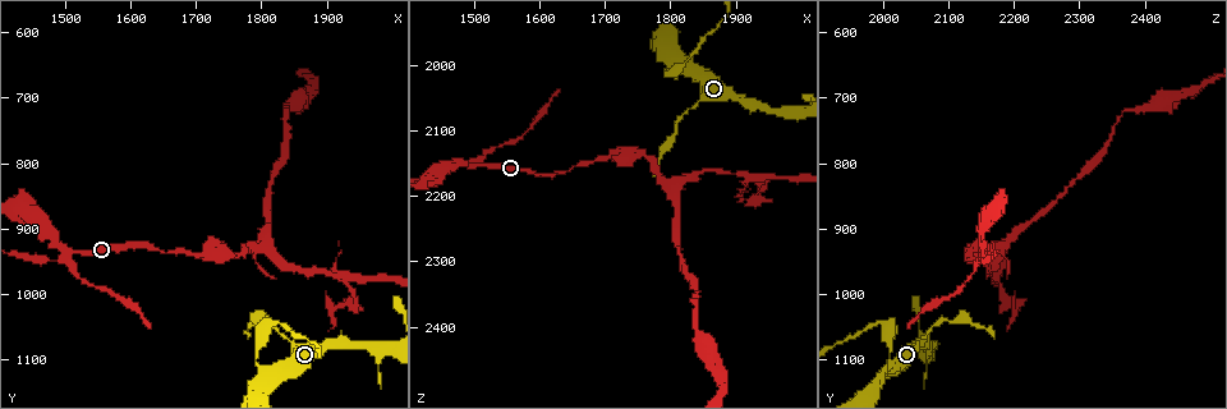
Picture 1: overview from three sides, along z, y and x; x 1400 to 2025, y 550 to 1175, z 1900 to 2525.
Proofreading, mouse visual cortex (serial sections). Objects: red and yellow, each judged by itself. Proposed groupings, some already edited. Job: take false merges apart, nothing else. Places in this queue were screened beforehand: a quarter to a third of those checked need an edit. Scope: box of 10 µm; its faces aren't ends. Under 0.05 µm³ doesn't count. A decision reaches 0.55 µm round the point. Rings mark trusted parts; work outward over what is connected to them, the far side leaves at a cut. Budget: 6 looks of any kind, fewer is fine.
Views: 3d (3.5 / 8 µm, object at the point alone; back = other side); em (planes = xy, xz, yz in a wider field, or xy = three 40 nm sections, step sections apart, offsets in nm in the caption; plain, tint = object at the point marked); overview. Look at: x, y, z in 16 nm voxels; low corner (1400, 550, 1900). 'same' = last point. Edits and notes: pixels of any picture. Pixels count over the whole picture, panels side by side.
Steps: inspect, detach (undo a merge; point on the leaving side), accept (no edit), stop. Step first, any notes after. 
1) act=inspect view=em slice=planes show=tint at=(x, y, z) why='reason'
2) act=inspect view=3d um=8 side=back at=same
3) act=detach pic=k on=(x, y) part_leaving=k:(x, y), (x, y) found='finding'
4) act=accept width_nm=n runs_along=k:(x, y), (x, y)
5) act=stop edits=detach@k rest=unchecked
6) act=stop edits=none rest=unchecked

act=inspect view=3d um=3.5 at=(1485, 915, 2155) why='calibre changes'

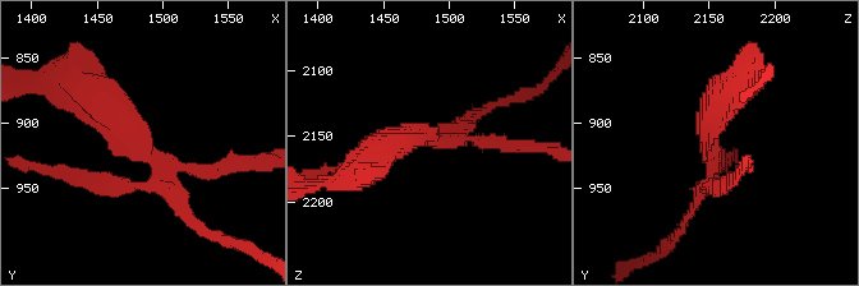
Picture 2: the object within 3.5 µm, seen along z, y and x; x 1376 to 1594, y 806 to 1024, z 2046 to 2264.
act=inspect view=em slice=xy step=3 show=tint at=(1482, 914, 2150) arm_widths_nm=100,400

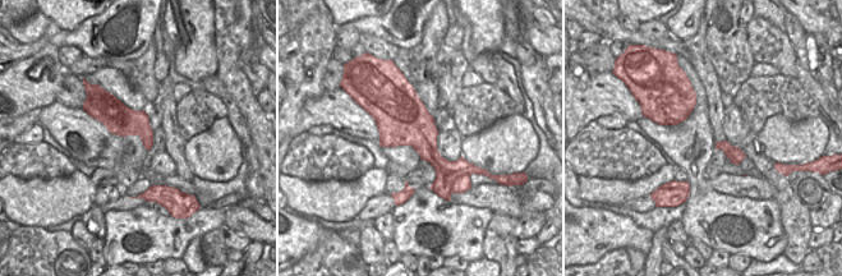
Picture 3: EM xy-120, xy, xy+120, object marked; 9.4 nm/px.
act=detach pic=2 on=(106, 185) border=3:(469, 174), (437, 192), (432, 189) found='a second cell is stuck on'

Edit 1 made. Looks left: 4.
act=inspect view=3d um=3.5 at=(1825, 1035, 1995) why='sharp bend'

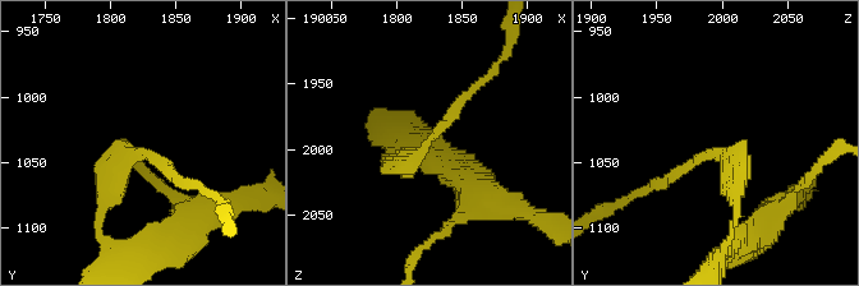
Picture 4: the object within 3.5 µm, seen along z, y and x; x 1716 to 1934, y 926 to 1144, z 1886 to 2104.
act=inspect view=em slice=xy step=2 show=tint at=(1820, 1040, 1998) arm_widths_nm=150,200 why='now the EM'

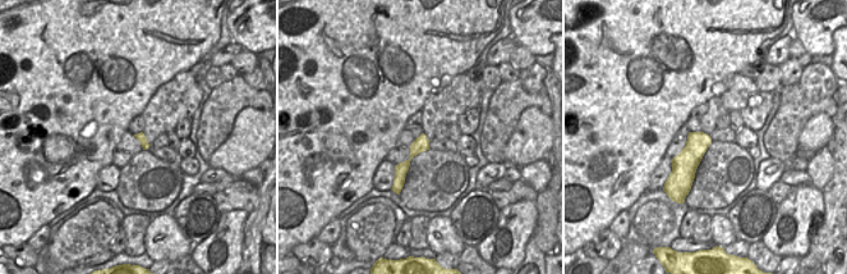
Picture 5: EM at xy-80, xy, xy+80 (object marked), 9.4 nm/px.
act=detach pic=4 on=(453, 115) border=5:(708, 136), (699, 141) found='two cells meet here'

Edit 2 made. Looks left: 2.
act=inspect view=overview

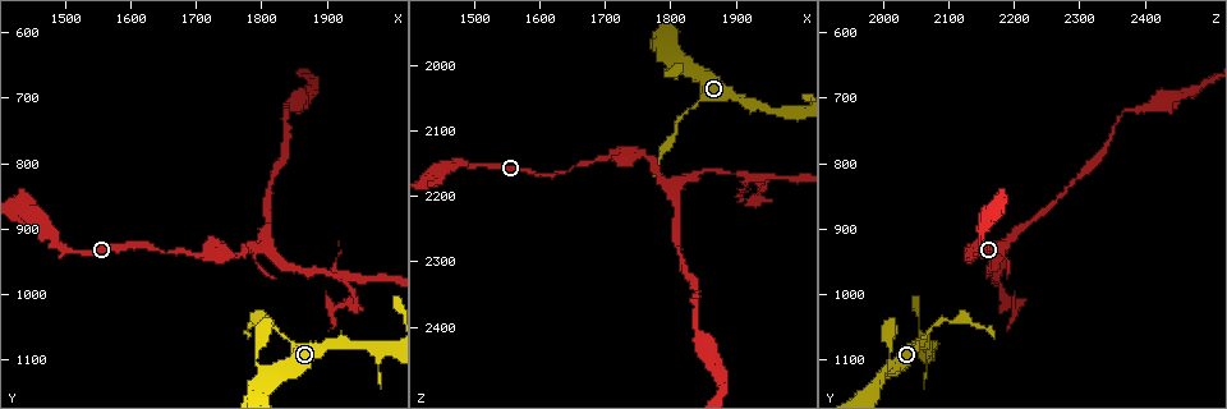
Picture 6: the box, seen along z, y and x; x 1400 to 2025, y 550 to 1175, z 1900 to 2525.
act=inspect view=3d um=3.5 at=(1805, 925, 2185) why='three-way junction'

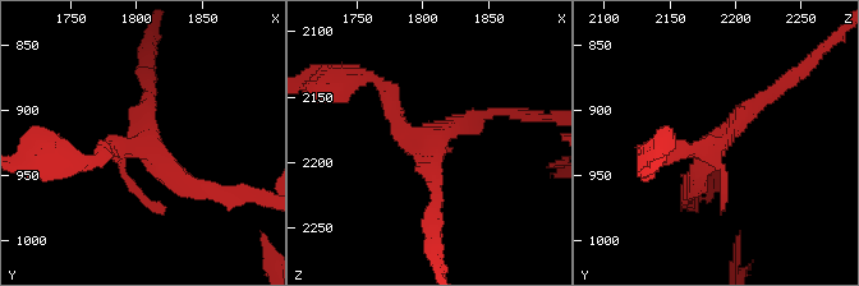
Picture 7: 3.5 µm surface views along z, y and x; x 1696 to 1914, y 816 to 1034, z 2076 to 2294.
act=accept runs_along=7:(655, 160), (711, 148), (779, 86) found='one cell here'

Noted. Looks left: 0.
act=stop edits=detach@2,detach@4 rest=unchecked

